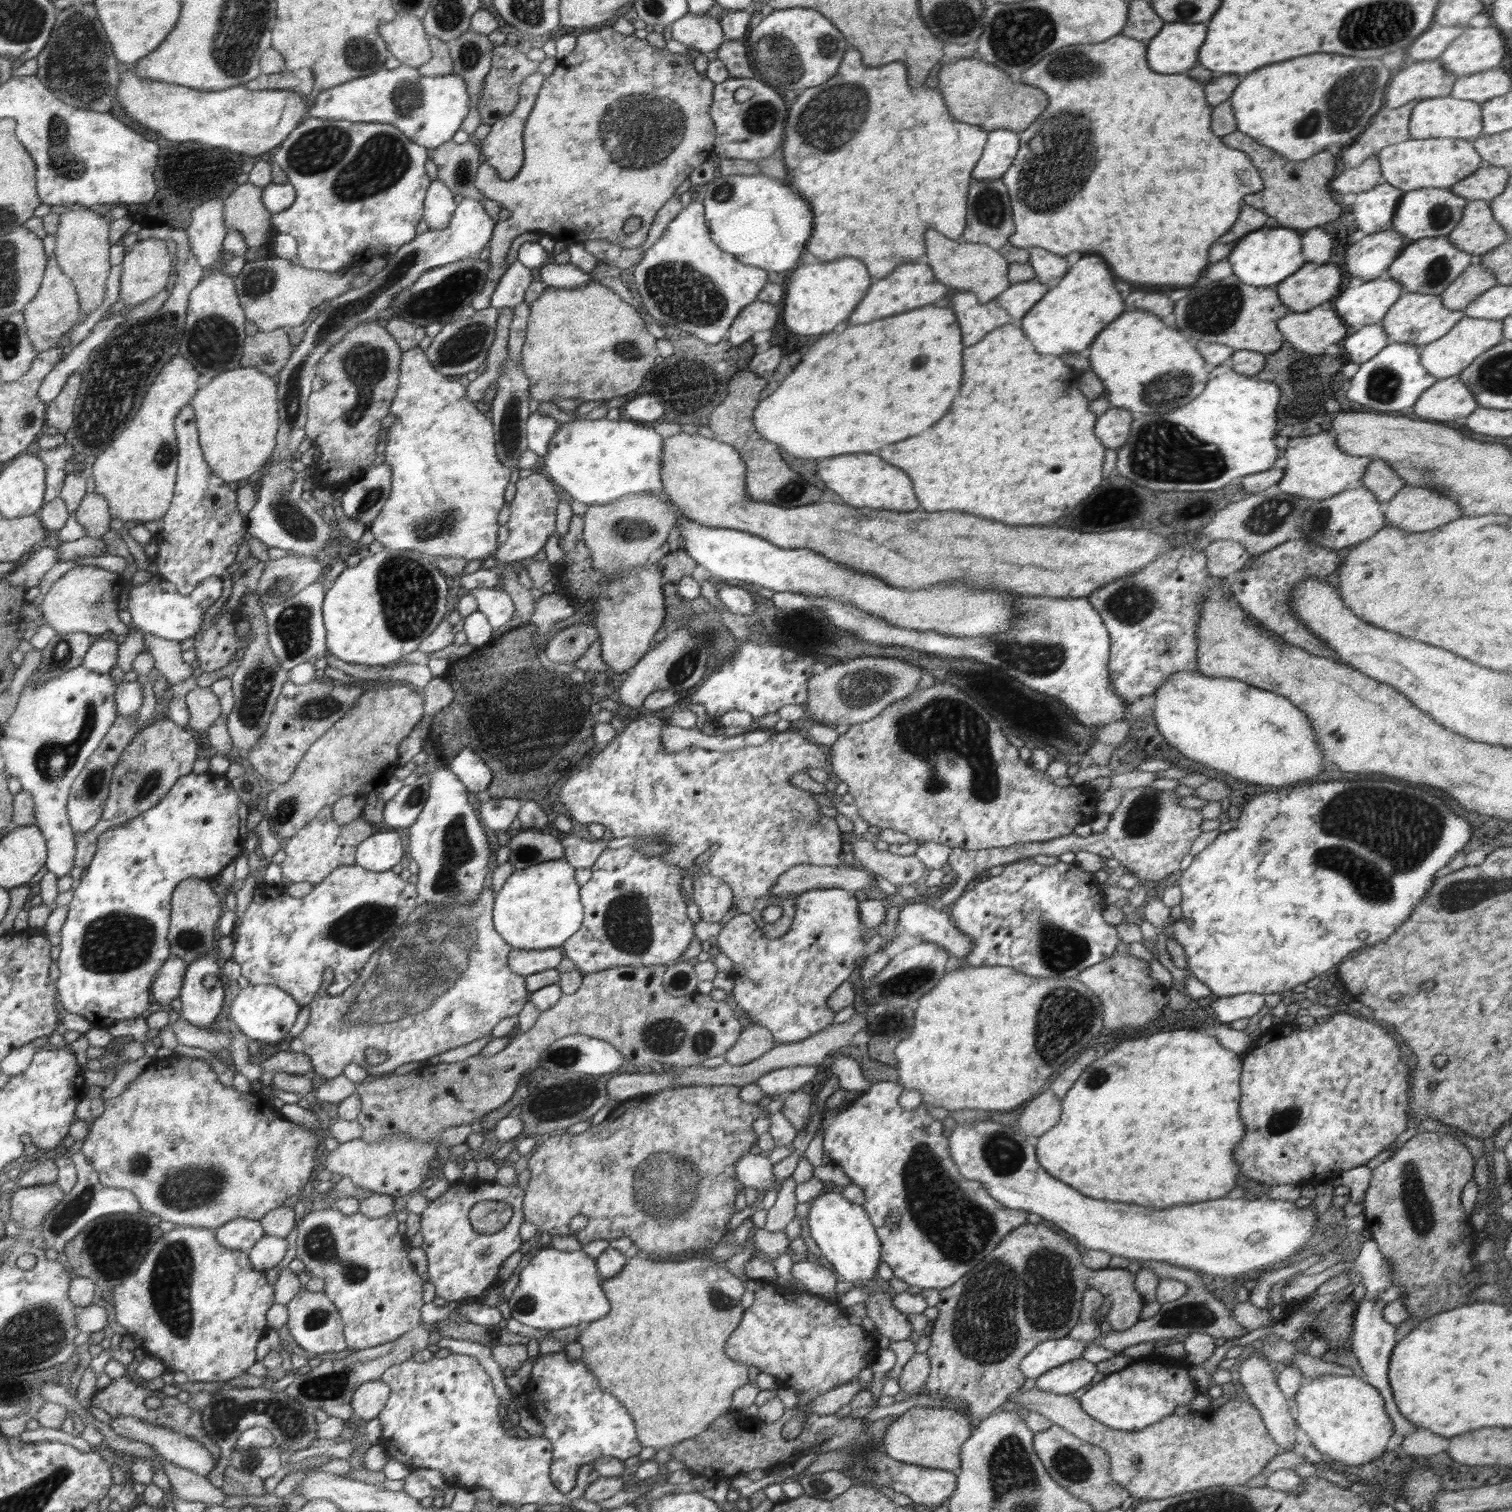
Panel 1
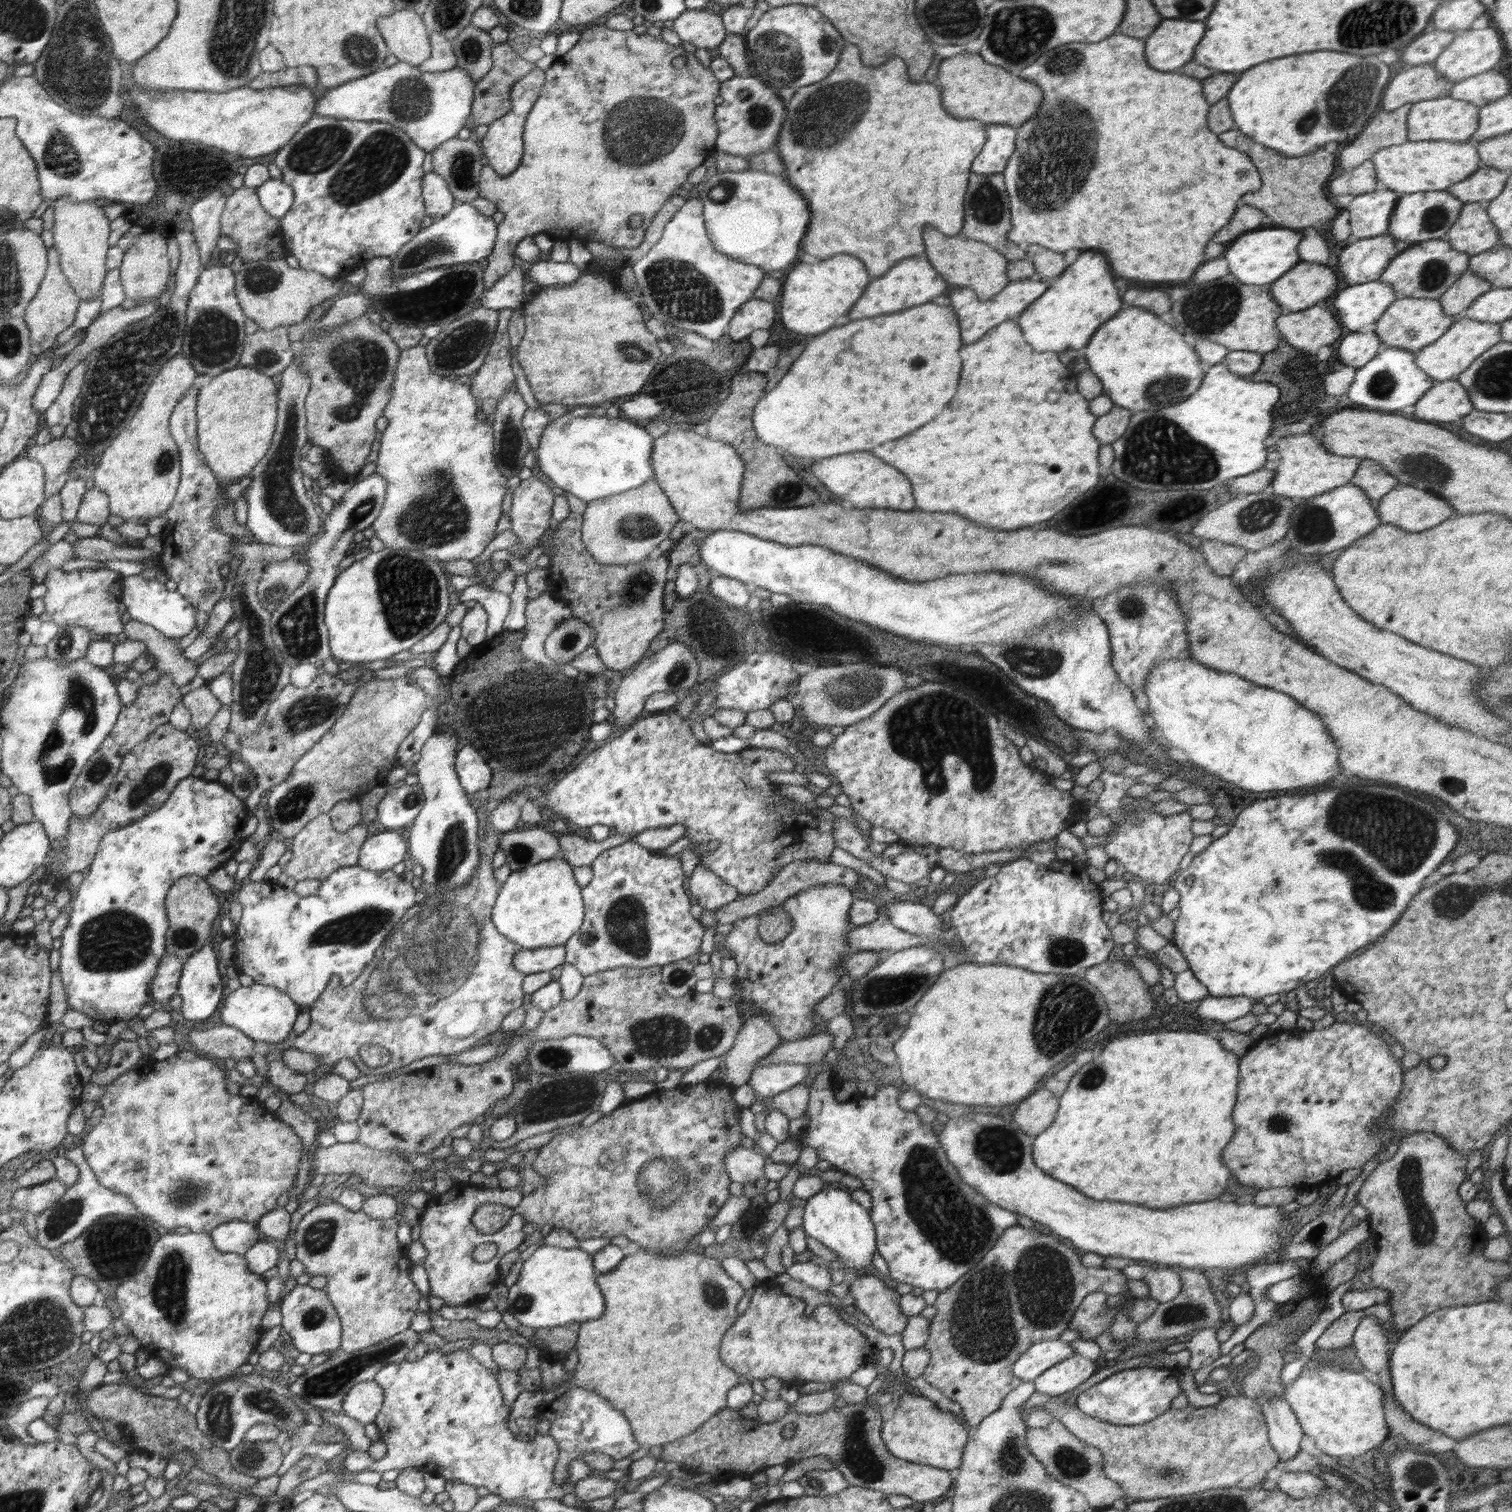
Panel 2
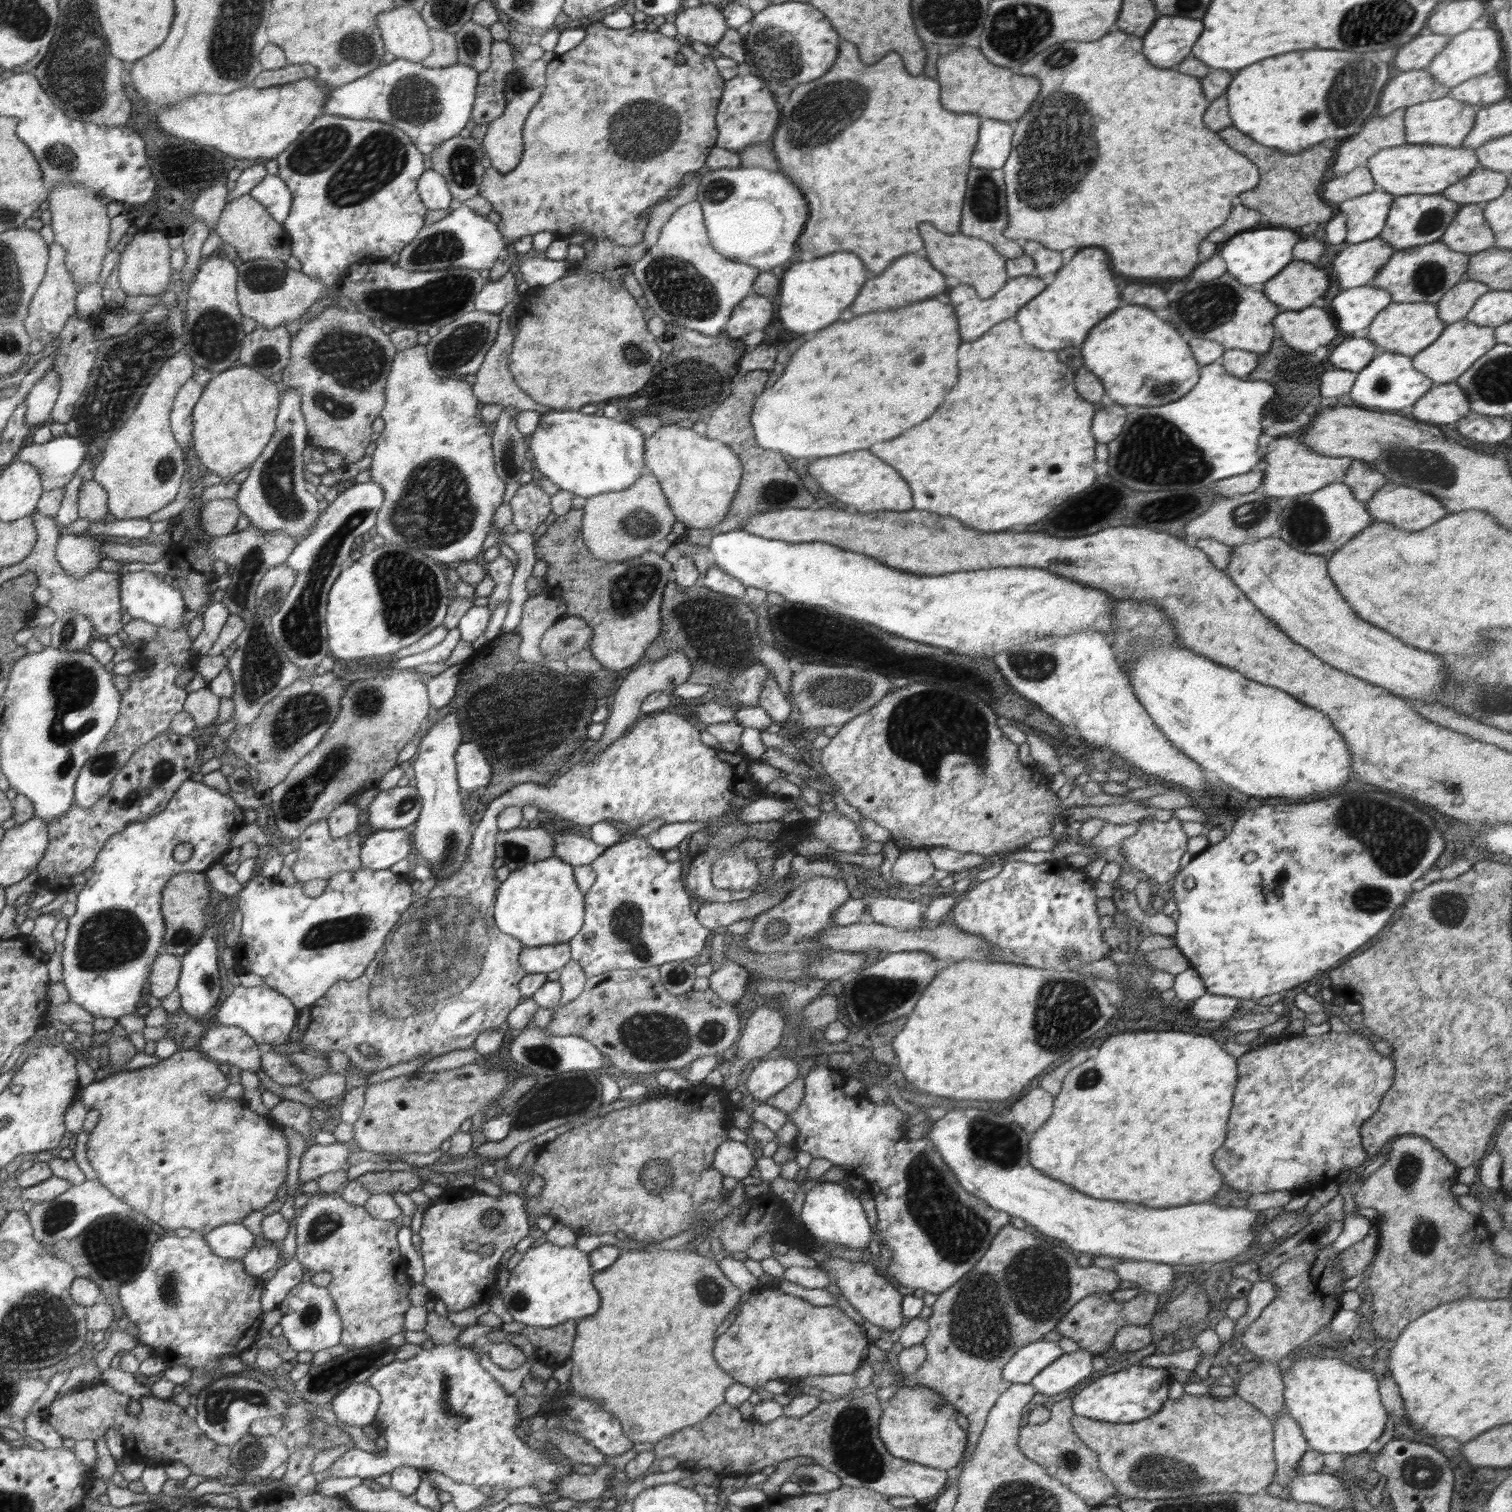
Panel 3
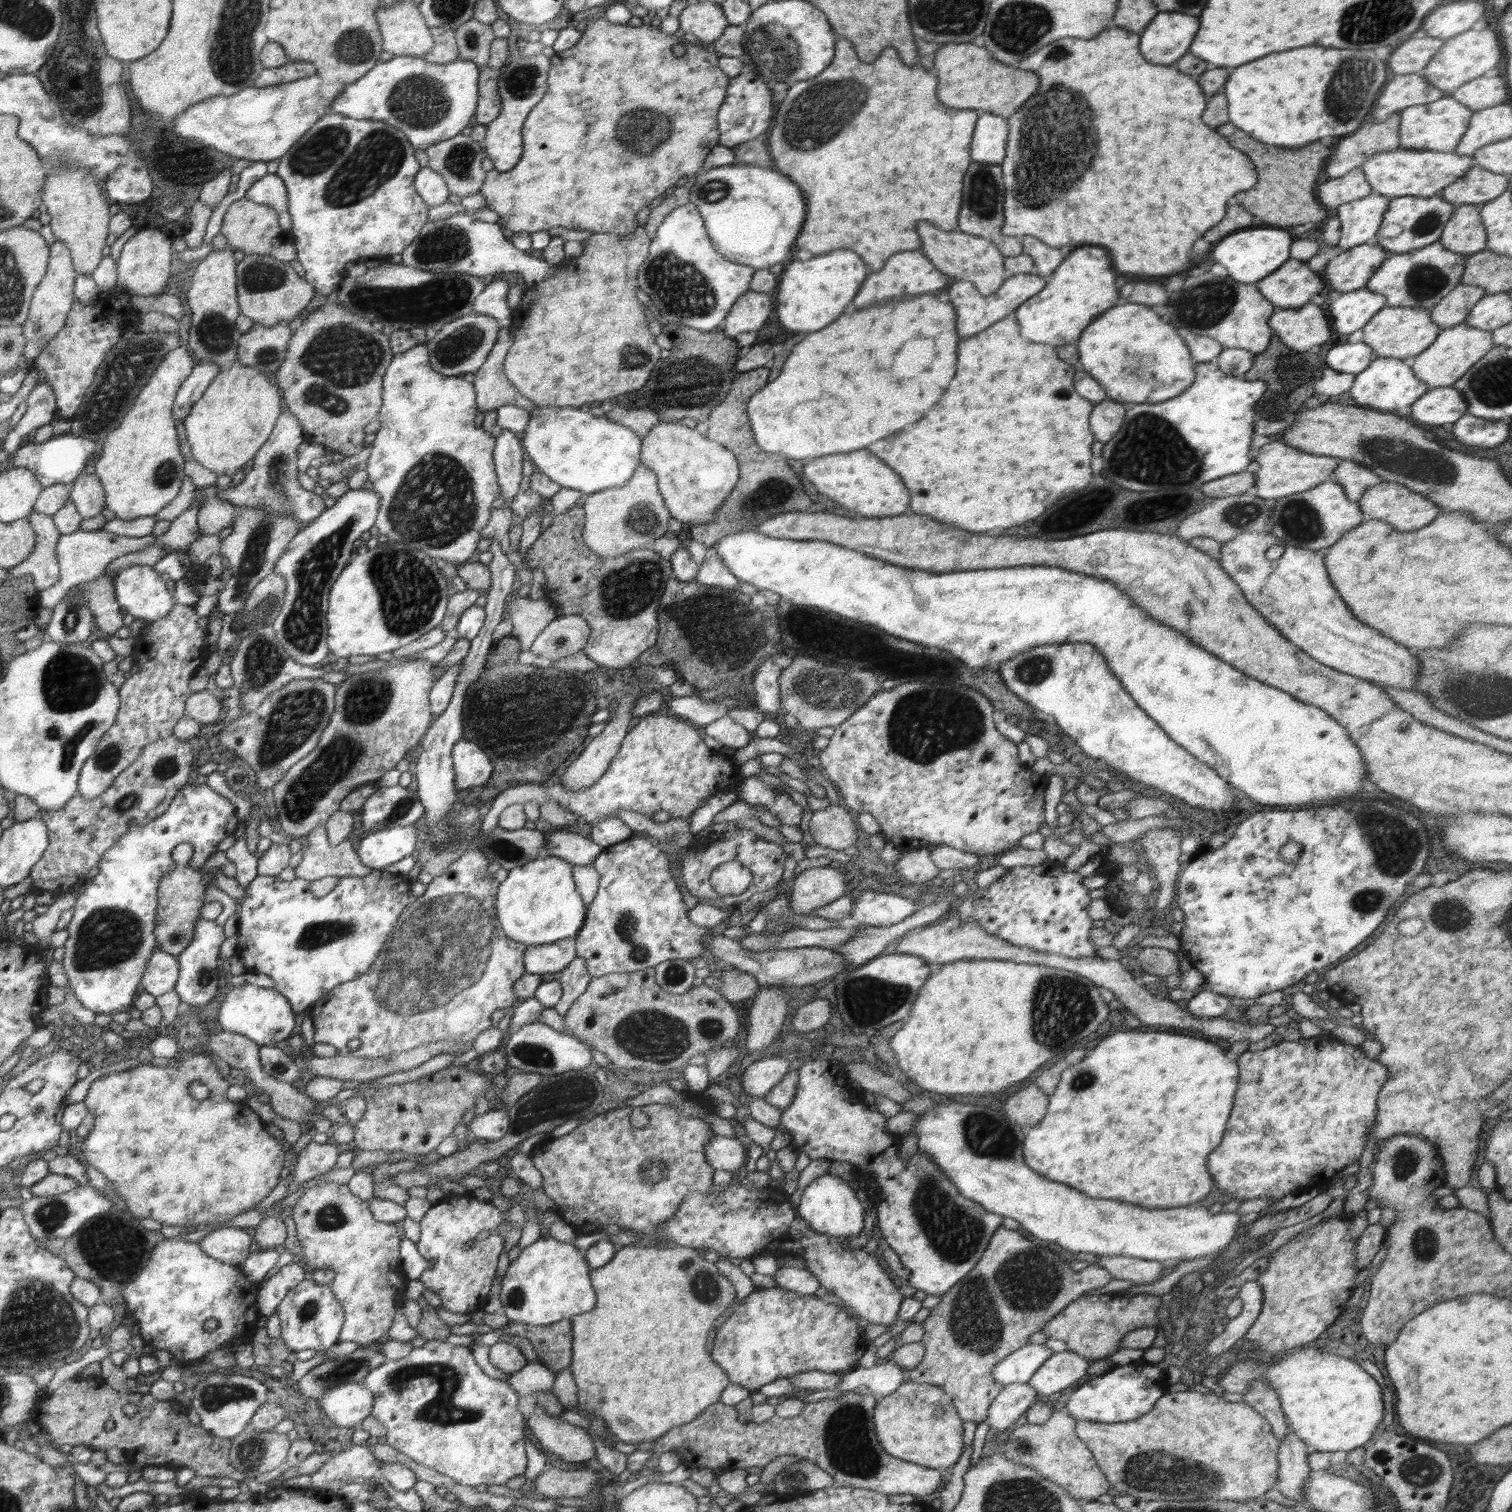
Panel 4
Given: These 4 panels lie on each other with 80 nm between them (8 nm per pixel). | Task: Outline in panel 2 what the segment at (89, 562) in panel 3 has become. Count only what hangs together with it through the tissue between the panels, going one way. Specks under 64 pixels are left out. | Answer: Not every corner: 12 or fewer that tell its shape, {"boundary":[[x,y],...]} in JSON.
{"boundary":[[73,539],[51,544],[31,566],[32,599],[43,598],[47,570],[75,559]]}

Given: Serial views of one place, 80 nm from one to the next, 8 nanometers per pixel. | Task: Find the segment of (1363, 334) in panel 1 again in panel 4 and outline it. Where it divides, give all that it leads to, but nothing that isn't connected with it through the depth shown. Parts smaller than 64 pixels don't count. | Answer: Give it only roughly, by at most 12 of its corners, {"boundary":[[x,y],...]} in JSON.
{"boundary":[[1366,343],[1328,350],[1326,366],[1358,375],[1374,360]]}

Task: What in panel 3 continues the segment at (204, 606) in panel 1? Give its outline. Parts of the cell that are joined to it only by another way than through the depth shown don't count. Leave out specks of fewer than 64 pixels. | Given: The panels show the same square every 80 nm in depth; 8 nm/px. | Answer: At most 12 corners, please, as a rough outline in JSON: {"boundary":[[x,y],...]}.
{"boundary":[[151,572],[122,574],[121,606],[172,630],[204,613]]}

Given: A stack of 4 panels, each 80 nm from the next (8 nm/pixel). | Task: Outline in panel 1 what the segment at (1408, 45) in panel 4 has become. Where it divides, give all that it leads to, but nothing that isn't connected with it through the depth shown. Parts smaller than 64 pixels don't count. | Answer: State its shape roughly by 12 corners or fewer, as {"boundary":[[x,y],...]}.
{"boundary":[[1434,23],[1405,52],[1408,64],[1439,58],[1466,28]]}

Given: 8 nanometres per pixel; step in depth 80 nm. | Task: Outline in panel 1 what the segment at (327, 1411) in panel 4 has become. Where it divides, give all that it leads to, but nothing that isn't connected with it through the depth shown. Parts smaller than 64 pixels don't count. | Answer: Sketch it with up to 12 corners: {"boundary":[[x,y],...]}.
{"boundary":[[379,1379],[358,1386],[352,1412],[366,1422],[376,1418],[390,1396]]}

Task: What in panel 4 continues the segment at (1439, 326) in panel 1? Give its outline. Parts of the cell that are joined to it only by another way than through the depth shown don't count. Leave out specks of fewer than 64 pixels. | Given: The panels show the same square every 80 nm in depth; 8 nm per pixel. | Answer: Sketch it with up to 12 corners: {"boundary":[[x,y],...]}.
{"boundary":[[1385,306],[1364,325],[1375,358],[1411,360],[1441,328],[1430,308]]}

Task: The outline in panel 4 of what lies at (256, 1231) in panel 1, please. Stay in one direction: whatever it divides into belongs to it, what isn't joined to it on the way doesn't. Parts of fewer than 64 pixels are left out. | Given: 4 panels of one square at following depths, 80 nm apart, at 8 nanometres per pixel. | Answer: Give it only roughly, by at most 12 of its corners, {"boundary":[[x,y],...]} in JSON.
{"boundary":[[244,1229],[211,1231],[197,1243],[208,1256],[240,1266],[253,1251]]}

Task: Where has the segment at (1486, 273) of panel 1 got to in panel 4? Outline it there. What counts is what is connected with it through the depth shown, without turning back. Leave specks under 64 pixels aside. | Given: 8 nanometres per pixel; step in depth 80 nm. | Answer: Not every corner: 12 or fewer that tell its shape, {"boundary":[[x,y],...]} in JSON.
{"boundary":[[1457,284],[1436,306],[1431,321],[1441,330],[1465,322],[1486,294]]}

